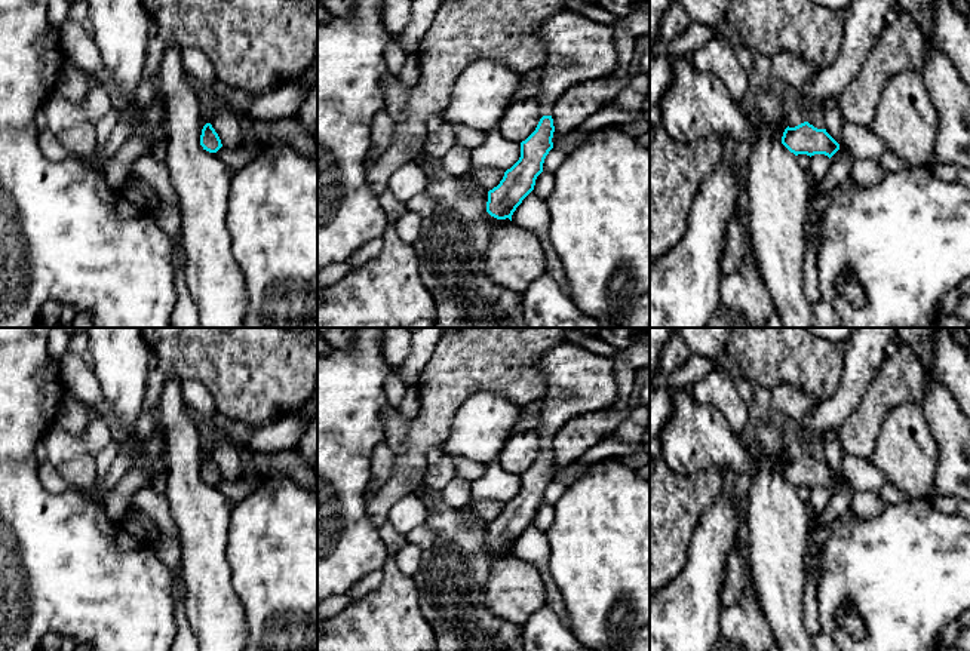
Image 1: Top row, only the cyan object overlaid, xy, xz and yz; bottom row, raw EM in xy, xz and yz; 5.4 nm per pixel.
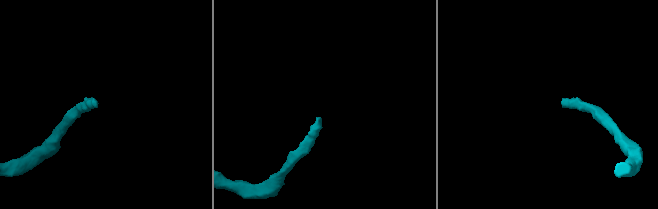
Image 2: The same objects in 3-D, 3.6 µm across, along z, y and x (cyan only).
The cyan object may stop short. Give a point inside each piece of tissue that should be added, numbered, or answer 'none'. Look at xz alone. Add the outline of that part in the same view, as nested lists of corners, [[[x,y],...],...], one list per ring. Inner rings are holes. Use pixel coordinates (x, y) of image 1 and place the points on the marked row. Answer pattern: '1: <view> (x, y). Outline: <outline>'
1: xz (580, 49). Outline: [[[574,10],[549,16],[540,27],[547,46],[540,92],[534,96],[543,116],[550,116],[558,98],[573,85],[607,79],[617,68],[616,28]]]

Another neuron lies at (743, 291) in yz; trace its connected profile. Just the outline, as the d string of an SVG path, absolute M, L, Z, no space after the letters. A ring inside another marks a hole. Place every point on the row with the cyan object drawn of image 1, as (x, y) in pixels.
M753 248L746 249L734 273L722 276L719 304L734 310L748 328L765 328L774 305L764 286Z

